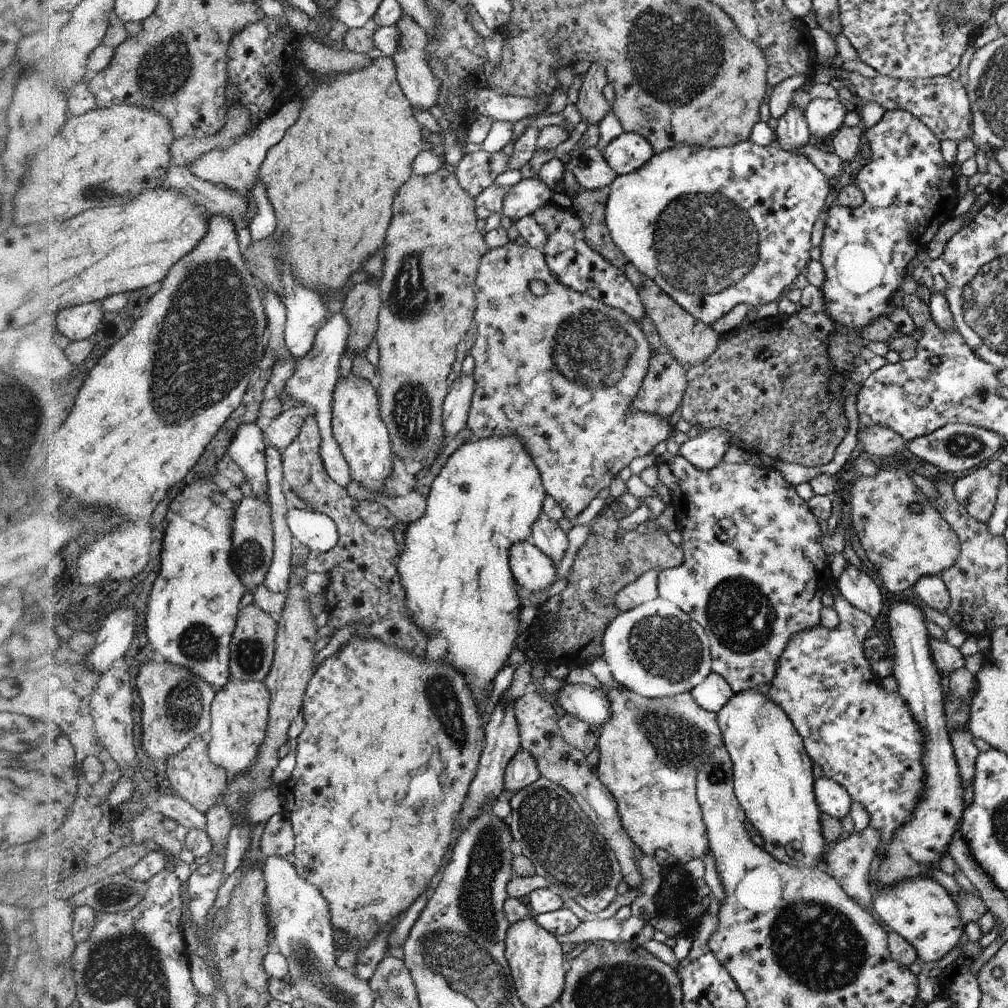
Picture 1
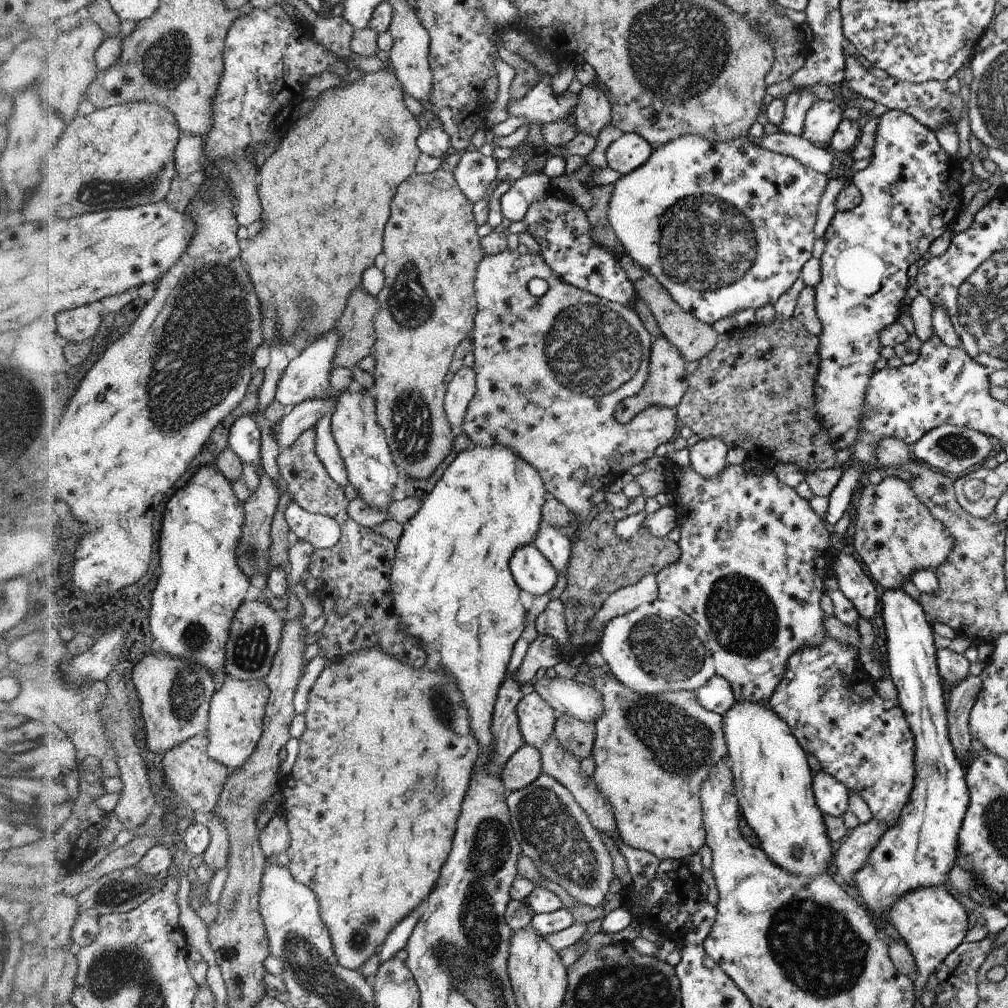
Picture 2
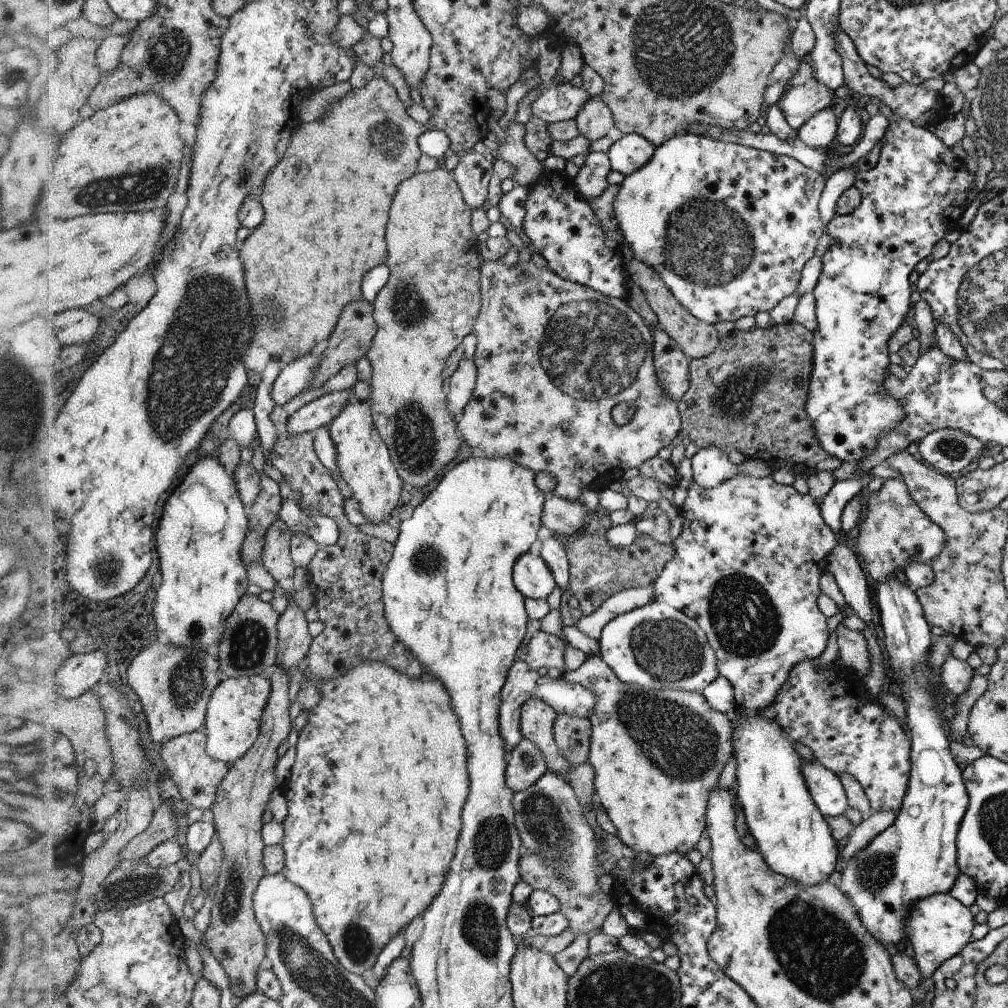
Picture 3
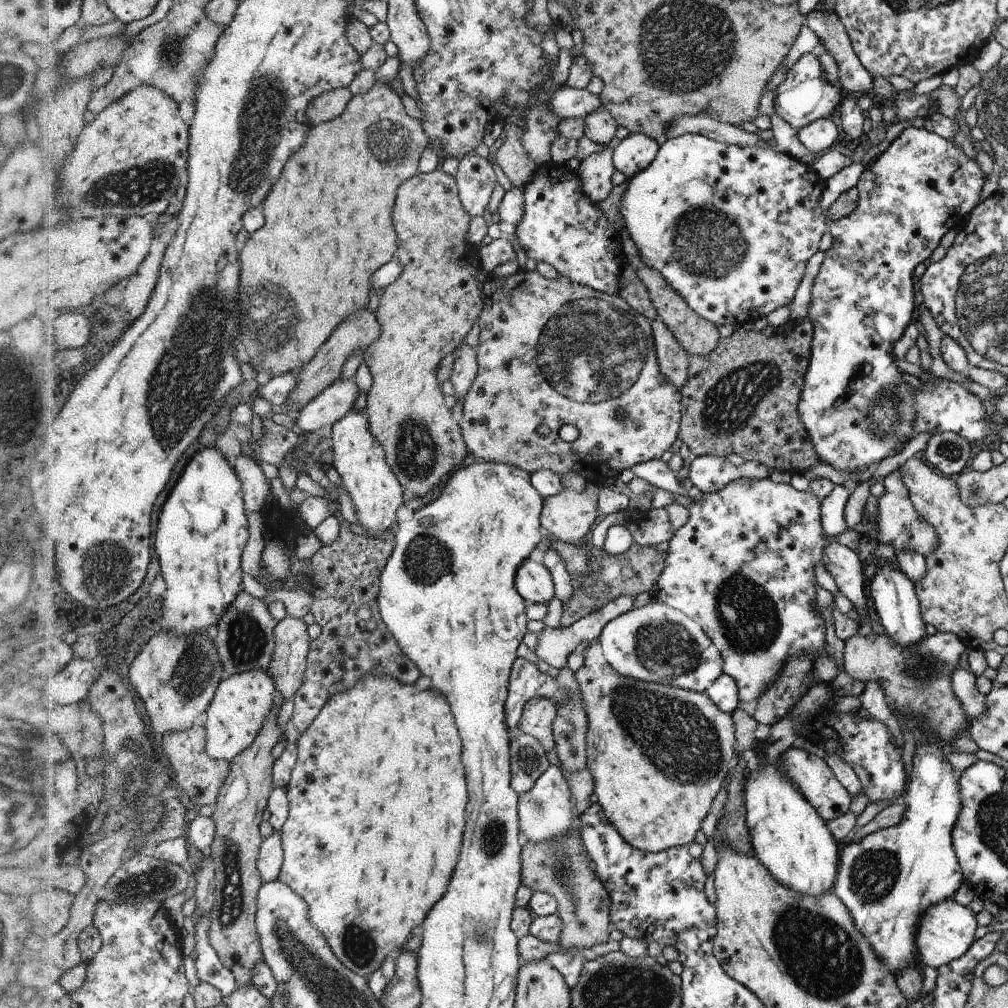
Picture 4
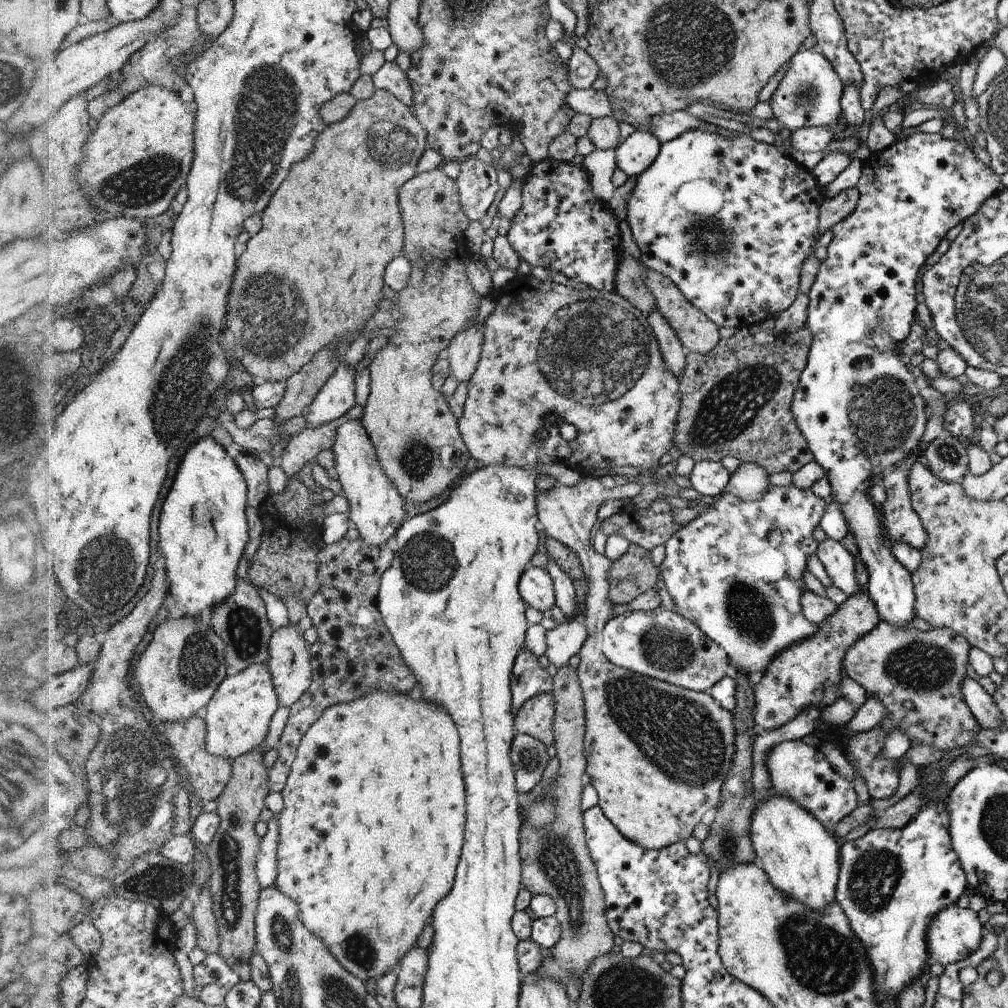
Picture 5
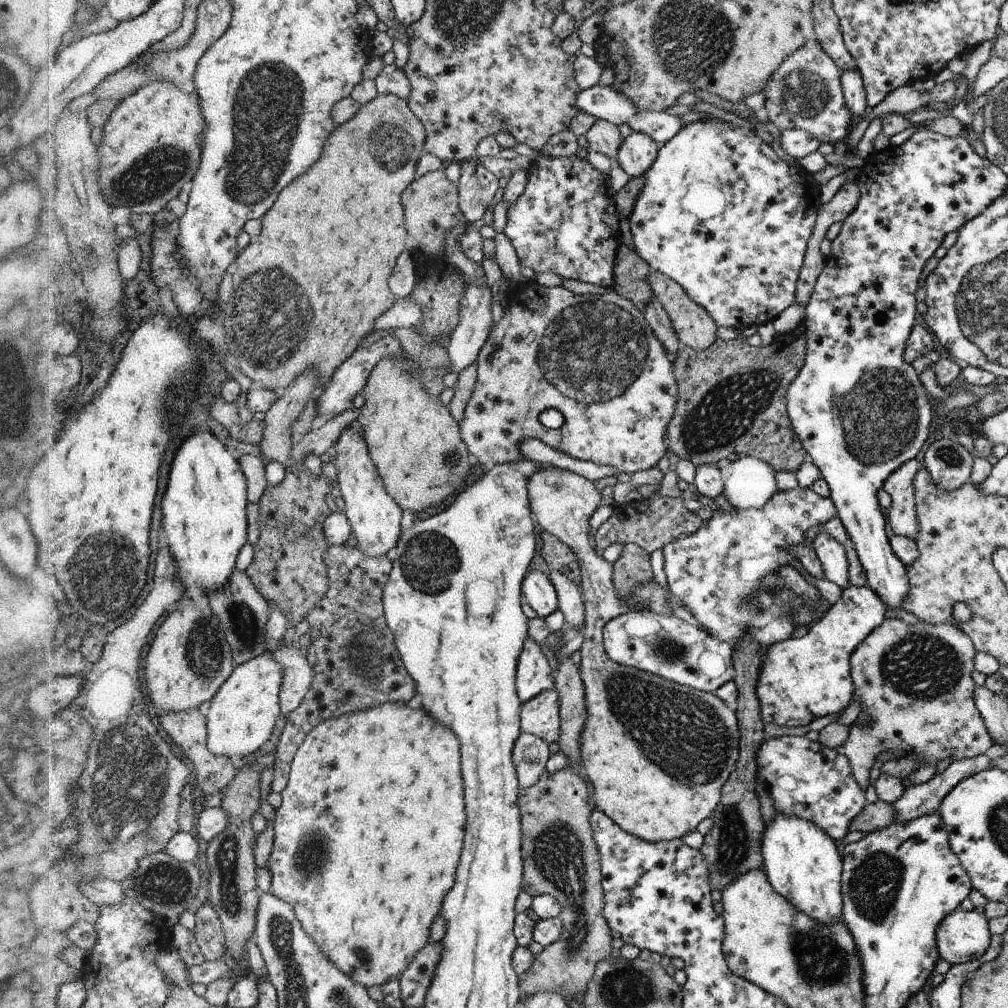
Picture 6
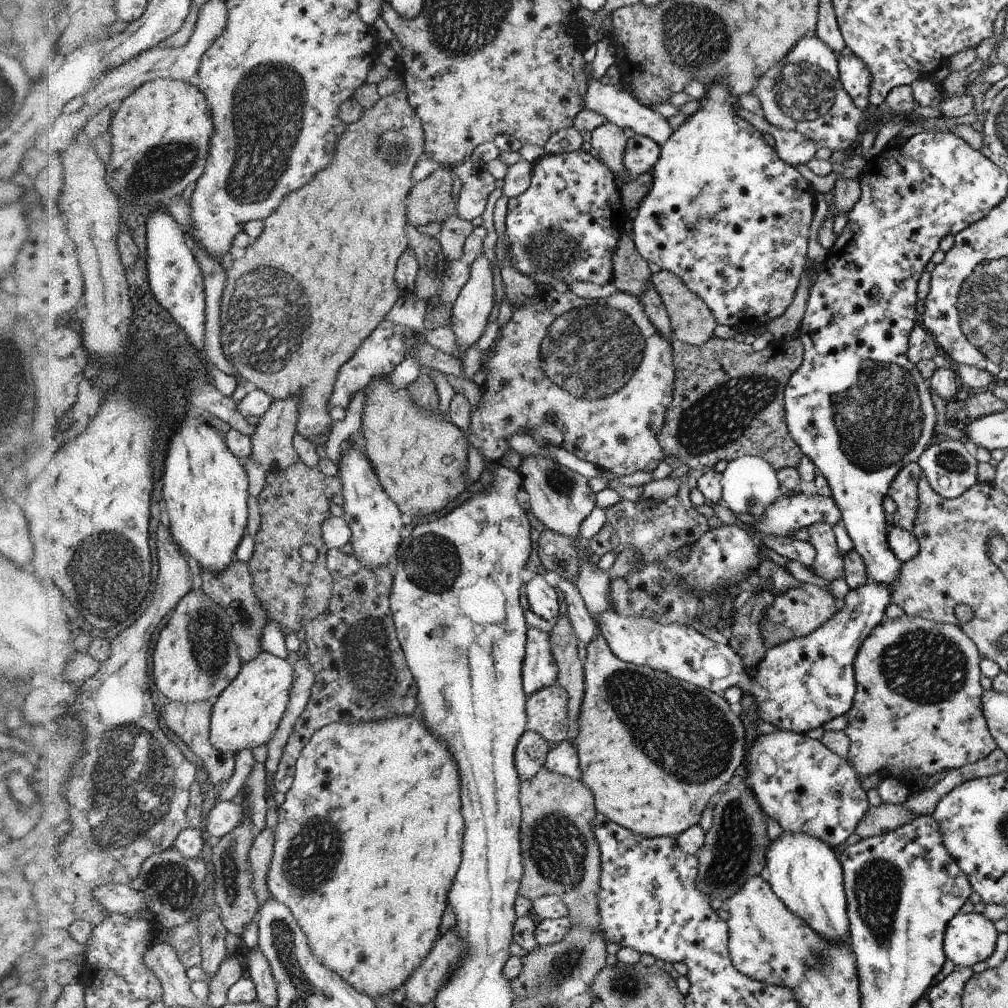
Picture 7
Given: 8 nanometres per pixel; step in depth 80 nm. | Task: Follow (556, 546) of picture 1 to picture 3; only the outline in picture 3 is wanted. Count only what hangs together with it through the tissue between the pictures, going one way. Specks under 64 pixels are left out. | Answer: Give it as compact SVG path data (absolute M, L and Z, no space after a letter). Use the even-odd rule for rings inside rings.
M546 533L543 535L542 540L541 556L546 564L550 566L553 576L555 577L555 583L561 588L562 592L564 592L570 584L569 562L566 551L561 545L559 537Z

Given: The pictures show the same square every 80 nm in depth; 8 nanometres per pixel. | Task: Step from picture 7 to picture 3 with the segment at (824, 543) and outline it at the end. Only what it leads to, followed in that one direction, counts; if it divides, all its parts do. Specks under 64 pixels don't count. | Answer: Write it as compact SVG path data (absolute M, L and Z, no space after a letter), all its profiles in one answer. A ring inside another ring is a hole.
M852 543L836 545L831 550L828 570L838 581L839 589L853 614L872 625L872 590L858 563Z

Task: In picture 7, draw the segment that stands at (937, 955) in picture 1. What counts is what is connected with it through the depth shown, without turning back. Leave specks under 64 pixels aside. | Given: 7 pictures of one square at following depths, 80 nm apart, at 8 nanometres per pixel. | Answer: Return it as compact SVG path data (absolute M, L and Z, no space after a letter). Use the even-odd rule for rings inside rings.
M982 913L959 914L947 928L947 957L961 967L981 968L996 948L998 932Z

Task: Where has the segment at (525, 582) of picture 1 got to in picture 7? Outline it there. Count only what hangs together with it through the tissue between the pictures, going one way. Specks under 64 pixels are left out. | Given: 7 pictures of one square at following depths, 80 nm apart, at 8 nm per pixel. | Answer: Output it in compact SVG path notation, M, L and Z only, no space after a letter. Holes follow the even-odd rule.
M536 575L526 587L529 610L553 623L558 618L558 596L556 590L546 583L542 575Z

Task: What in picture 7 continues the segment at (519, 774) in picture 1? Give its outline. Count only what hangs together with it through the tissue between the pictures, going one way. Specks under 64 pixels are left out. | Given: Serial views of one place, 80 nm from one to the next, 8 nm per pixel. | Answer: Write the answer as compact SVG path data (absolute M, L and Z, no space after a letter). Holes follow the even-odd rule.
M525 732L515 750L515 765L523 780L530 780L544 766L547 757L547 740L537 732Z

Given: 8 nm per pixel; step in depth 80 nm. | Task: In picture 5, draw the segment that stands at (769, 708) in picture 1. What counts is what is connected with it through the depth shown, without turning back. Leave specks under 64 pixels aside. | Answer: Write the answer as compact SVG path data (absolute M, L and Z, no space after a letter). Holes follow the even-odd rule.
M771 797L759 804L755 810L751 836L755 853L771 883L794 900L809 909L822 913L836 901L838 894L838 868L840 868L840 846L828 829L812 816L802 805L790 797Z

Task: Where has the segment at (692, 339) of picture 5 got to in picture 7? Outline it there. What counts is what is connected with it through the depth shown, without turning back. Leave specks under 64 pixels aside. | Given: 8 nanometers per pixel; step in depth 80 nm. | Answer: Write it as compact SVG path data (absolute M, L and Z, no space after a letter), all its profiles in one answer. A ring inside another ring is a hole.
M660 271L651 275L650 282L659 292L660 298L666 307L673 338L689 345L701 345L714 337L714 328L718 321L711 308L708 308L707 301L702 300L695 292L692 292L679 276L668 271Z

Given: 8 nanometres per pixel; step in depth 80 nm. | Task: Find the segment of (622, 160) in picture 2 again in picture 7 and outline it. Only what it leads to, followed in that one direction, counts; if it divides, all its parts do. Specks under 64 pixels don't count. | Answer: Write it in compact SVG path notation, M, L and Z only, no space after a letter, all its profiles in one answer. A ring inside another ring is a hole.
M635 135L629 138L623 163L628 169L630 178L651 172L659 162L660 154L662 154L662 146L656 144L656 141L650 137Z

